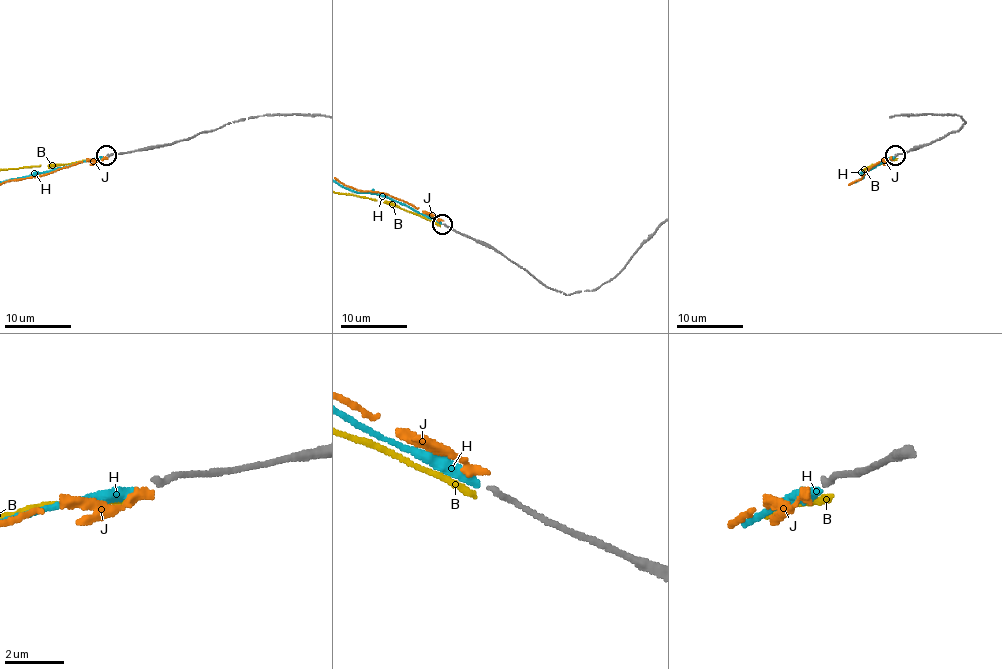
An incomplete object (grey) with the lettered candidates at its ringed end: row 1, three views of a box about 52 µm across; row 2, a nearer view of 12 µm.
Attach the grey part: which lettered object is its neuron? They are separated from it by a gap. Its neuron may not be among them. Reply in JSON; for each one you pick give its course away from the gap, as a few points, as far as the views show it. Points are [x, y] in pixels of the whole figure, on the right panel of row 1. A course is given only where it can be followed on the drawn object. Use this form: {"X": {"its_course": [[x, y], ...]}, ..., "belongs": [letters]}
{"belongs": ["H"]}

